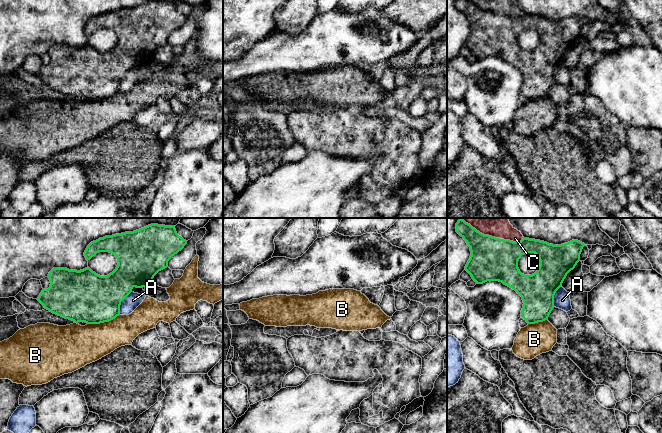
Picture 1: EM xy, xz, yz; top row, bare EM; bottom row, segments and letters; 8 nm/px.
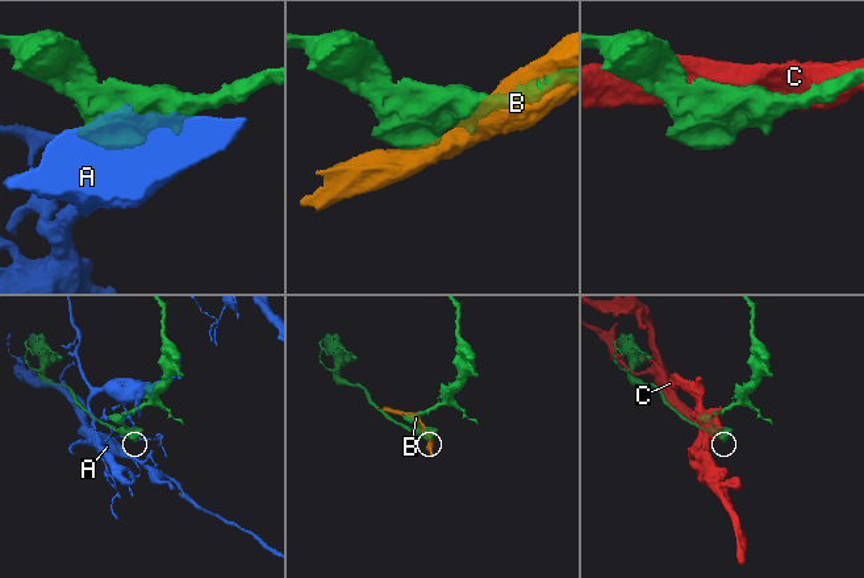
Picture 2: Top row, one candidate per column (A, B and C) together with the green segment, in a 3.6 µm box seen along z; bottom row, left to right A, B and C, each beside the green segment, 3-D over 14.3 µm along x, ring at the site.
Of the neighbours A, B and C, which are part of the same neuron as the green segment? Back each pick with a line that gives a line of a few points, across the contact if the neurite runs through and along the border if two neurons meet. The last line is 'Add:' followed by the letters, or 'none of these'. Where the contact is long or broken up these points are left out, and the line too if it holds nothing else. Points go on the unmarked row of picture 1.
Add: none of these

